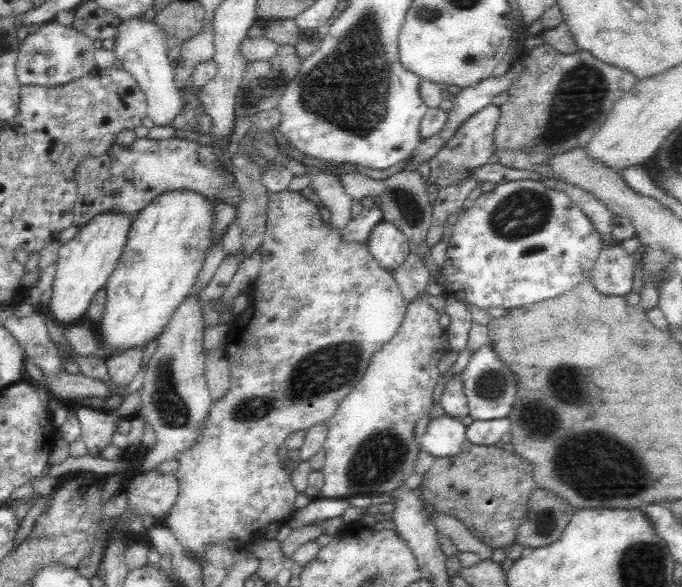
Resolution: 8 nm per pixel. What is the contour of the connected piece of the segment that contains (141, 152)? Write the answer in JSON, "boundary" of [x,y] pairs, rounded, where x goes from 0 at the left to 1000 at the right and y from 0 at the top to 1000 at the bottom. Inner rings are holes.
{"boundary":[[[201,233],[192,250],[179,252],[167,245],[150,266],[129,266],[117,279],[113,288],[113,341],[107,376],[85,400],[88,416],[103,412],[136,368],[155,359],[198,366],[238,325],[276,322],[320,348],[333,348],[346,356],[352,348],[352,319],[345,298],[327,283],[309,249],[293,247],[286,240]]]}

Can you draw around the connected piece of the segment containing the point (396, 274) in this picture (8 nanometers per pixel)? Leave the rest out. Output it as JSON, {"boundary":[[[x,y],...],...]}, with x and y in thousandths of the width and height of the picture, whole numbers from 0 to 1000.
{"boundary":[[[600,431],[595,443],[572,460],[570,465],[597,513],[603,513],[610,503],[626,494],[628,458],[622,455],[617,436]]]}

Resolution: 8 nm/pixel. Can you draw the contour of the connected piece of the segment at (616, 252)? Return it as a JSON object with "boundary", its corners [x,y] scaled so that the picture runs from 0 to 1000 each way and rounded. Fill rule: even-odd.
{"boundary":[[[900,412],[881,426],[864,472],[877,497],[916,506],[925,496],[930,465],[930,436]]]}

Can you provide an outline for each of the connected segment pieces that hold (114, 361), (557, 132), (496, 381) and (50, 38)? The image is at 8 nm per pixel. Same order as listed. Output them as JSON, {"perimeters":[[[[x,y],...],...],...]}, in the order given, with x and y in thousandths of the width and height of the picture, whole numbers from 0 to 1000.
{"perimeters":[[[[211,588],[186,593],[180,598],[167,598],[154,617],[164,651],[191,654],[199,634],[210,624],[211,598]]],[[[798,73],[792,82],[777,85],[768,99],[773,99],[771,121],[745,153],[746,170],[732,182],[735,198],[723,235],[723,262],[730,269],[729,278],[754,290],[779,291],[790,279],[806,279],[815,262],[858,250],[867,232],[886,211],[900,177],[922,160],[935,140],[924,124],[889,111],[858,87],[823,92]]],[[[718,581],[694,600],[677,634],[677,652],[680,652],[677,663],[683,666],[689,690],[688,707],[695,716],[717,717],[739,712],[751,702],[751,692],[760,678],[760,642],[751,632],[751,625],[730,608],[727,591]]],[[[82,34],[62,39],[56,55],[38,61],[29,78],[23,106],[26,145],[79,148],[100,143],[141,116],[138,94],[136,68],[123,60],[123,55],[107,44],[94,46]]]]}

